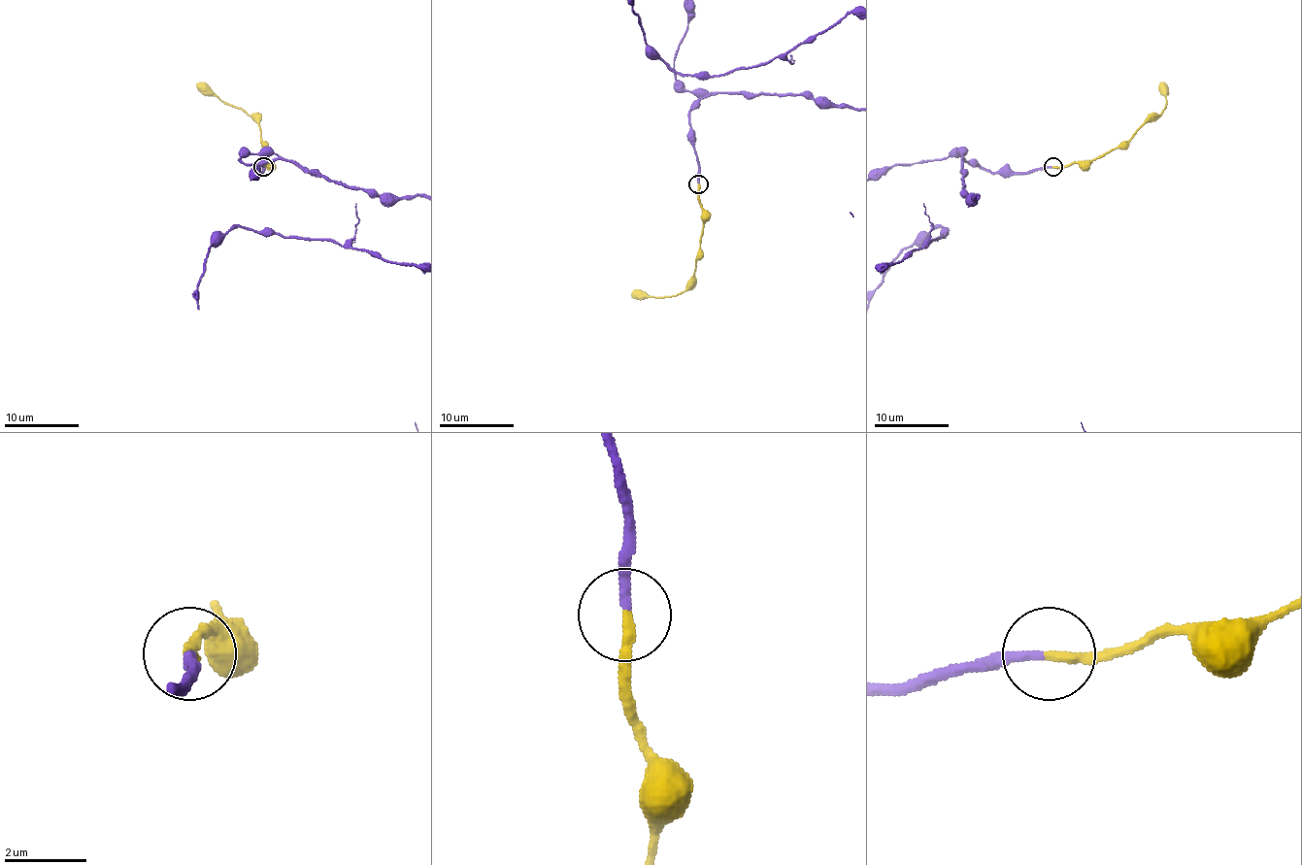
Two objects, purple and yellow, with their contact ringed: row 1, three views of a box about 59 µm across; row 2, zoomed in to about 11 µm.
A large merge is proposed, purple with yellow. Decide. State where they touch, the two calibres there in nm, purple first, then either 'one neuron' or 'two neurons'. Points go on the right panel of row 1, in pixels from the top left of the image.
place (1052, 166); calibres 240 and 260 nm; one neuron

